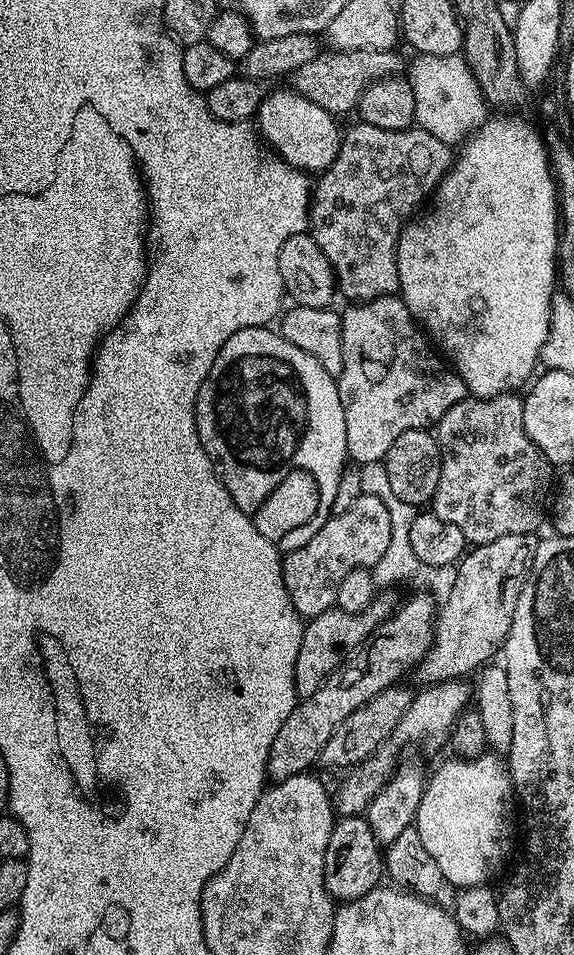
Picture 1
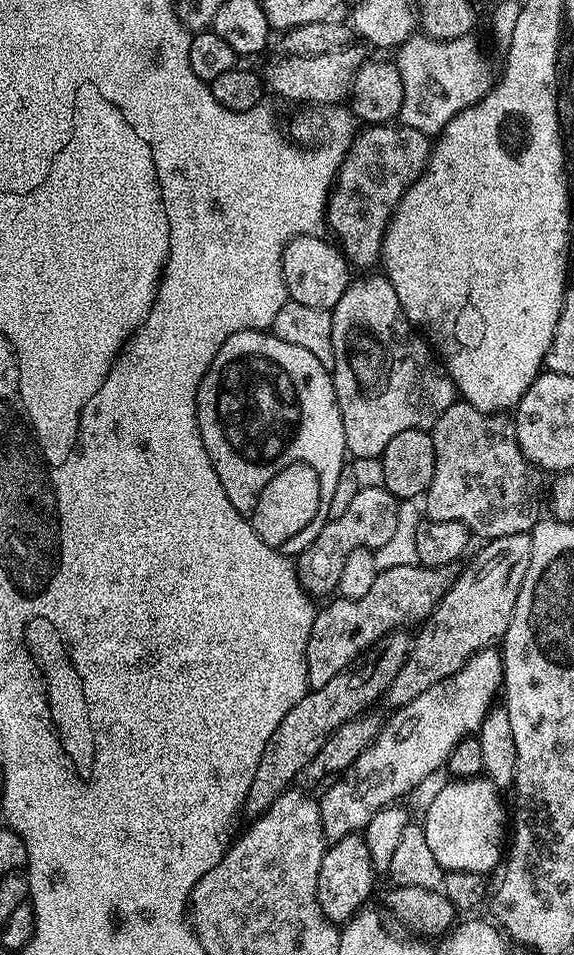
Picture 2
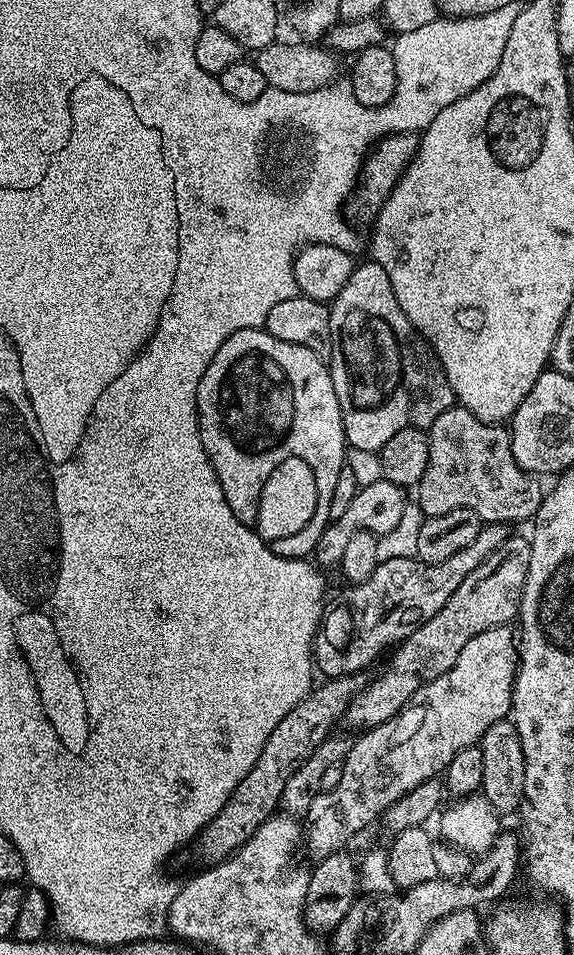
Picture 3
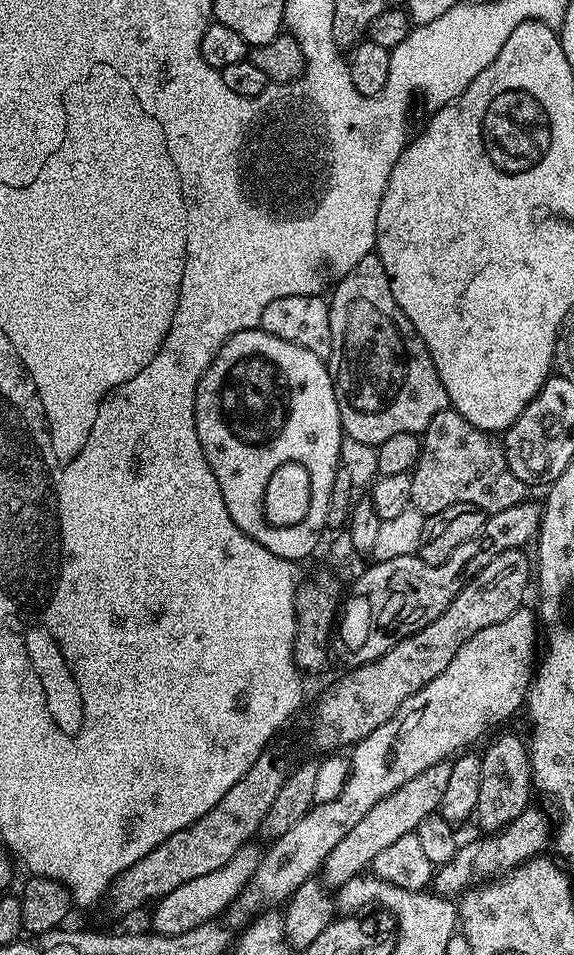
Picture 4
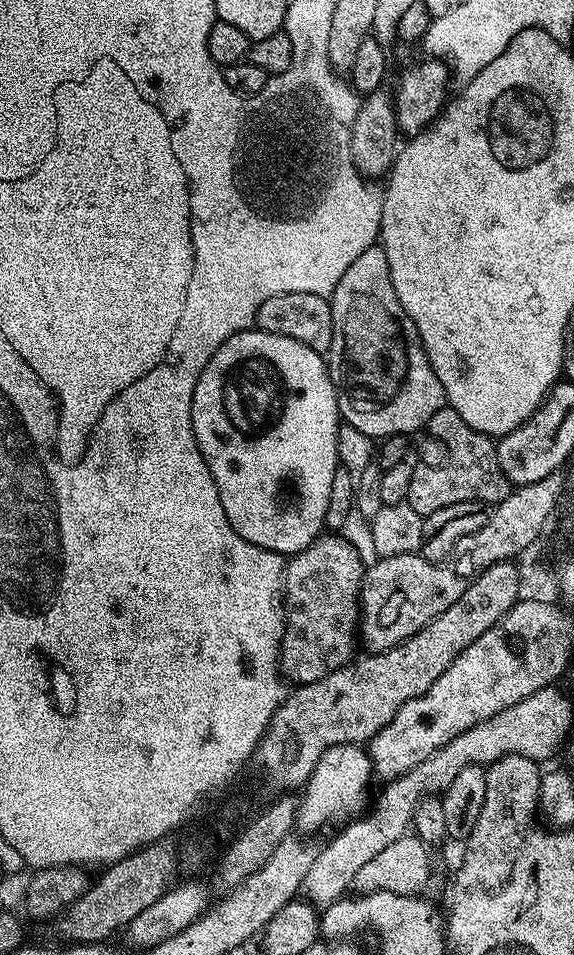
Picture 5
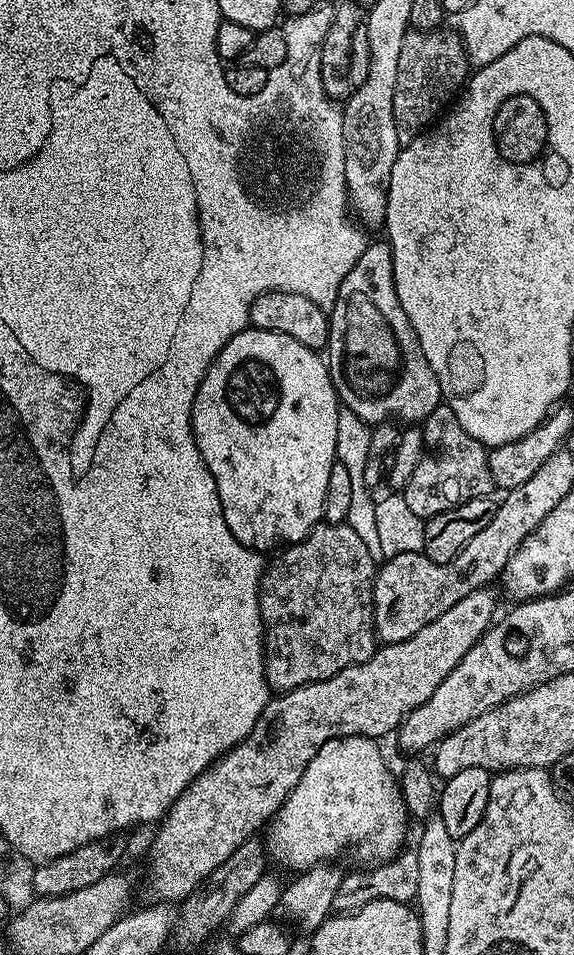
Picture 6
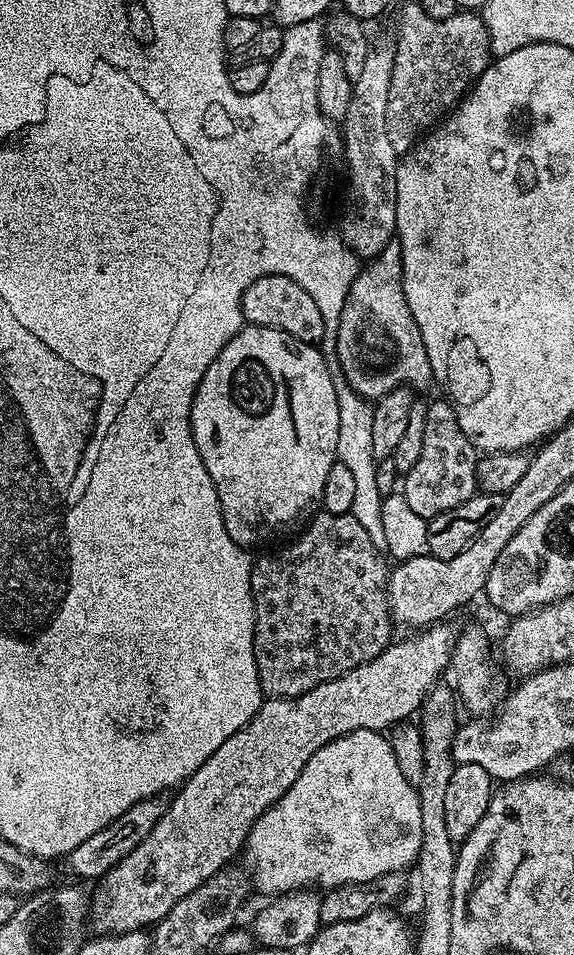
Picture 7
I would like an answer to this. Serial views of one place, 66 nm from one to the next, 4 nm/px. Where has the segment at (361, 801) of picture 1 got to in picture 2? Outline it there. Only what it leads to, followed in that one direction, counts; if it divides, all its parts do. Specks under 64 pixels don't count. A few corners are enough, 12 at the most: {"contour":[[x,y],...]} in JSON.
{"contour":[[475,652],[381,723],[319,797],[325,841],[447,765],[503,687]]}

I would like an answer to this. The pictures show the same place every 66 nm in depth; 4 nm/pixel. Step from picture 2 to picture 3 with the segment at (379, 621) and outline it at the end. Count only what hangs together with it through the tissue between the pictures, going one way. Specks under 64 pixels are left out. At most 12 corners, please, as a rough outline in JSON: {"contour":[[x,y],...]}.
{"contour":[[509,535],[427,564],[380,562],[323,613],[324,678],[365,671],[430,622]]}

